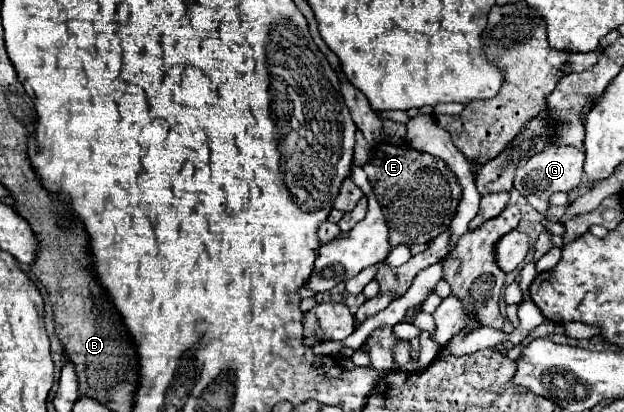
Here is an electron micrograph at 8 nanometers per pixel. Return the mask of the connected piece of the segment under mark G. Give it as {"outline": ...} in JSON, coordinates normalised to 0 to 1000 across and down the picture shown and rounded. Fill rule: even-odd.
{"outline":[[[878,354],[875,364],[853,379],[837,408],[827,413],[824,461],[830,461],[856,510],[862,510],[865,519],[875,519],[875,510],[881,505],[878,485],[881,485],[885,471],[913,466],[913,461],[929,451],[929,442],[933,442],[933,403],[936,403],[936,369],[929,369],[929,364],[917,359],[917,354],[910,354],[910,359]]]}

